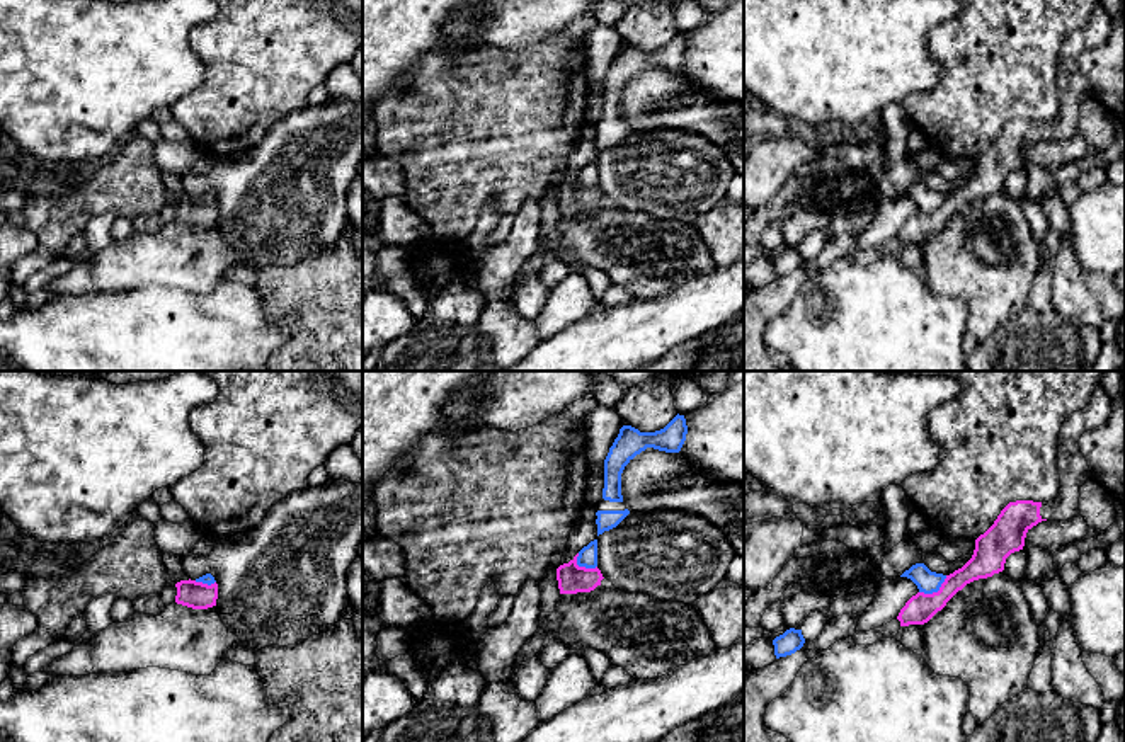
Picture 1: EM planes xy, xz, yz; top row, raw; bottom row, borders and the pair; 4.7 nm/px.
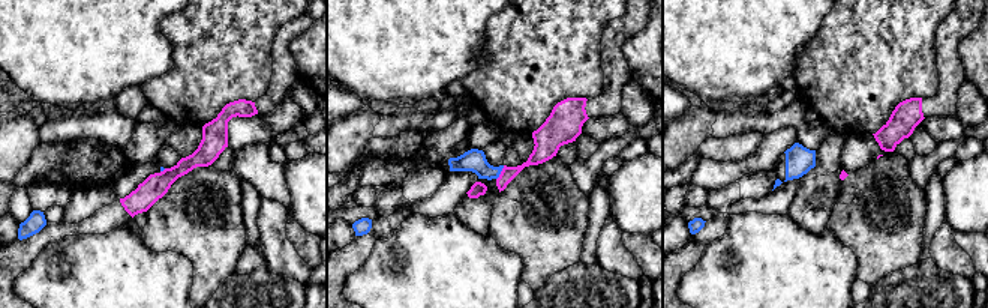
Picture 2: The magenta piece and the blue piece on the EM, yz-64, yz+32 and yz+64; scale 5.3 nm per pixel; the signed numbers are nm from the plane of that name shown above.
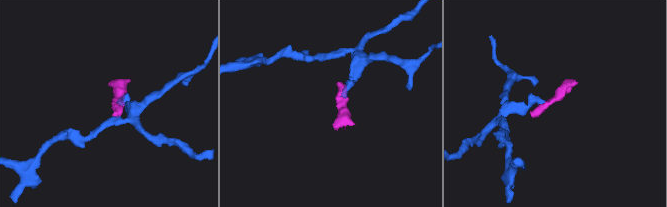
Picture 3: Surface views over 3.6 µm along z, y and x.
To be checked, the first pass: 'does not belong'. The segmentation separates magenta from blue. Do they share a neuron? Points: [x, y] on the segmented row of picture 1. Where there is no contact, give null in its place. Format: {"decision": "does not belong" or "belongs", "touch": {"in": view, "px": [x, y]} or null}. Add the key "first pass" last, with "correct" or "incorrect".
{"decision": "does not belong", "touch": {"in": "yz", "px": [935, 593]}, "first pass": "correct"}

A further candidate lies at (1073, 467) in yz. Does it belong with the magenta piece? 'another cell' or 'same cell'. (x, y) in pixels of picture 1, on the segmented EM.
same cell

